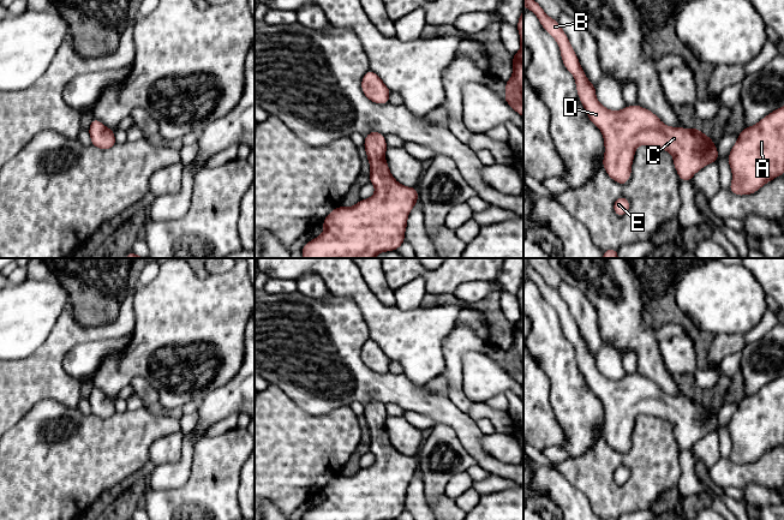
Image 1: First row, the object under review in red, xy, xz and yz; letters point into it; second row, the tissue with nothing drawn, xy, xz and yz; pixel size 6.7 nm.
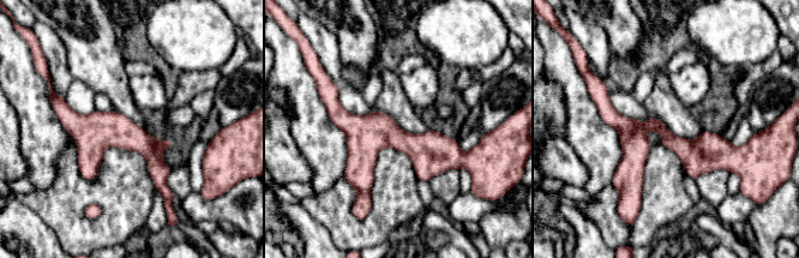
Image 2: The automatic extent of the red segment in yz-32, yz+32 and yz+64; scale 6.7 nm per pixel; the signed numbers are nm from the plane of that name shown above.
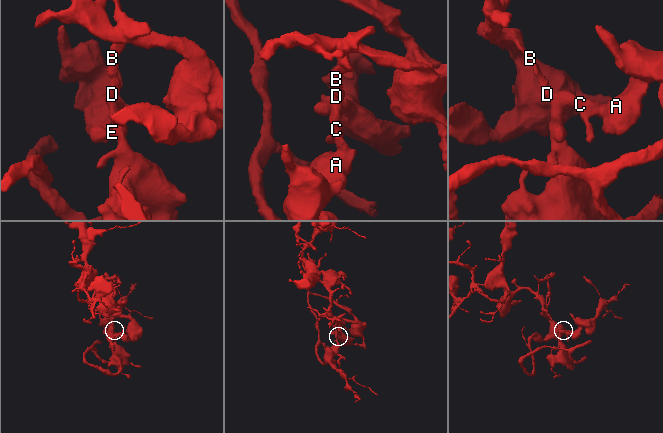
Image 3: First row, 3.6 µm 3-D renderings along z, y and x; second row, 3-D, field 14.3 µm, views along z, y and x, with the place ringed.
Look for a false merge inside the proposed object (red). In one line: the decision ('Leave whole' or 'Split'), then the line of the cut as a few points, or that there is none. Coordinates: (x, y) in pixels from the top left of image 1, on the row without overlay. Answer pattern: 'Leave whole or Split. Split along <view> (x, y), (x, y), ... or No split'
Leave whole. No split

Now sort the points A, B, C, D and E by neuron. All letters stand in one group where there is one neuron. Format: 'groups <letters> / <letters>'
groups A B C D E

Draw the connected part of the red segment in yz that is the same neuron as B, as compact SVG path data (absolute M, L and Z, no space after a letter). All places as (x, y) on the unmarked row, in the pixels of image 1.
M527 262L523 263L523 275L537 285L545 300L556 309L563 334L575 347L585 381L603 402L603 436L612 449L620 454L627 453L636 417L642 413L669 420L683 450L690 452L701 437L718 430L717 414L698 396L668 395L654 382L639 373L627 375L621 379L610 379L600 373L596 365L596 354L587 348L558 289L550 287Z

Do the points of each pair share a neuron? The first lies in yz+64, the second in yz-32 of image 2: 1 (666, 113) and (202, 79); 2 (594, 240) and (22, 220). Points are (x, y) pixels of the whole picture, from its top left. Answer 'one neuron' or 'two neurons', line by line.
1: two neurons
2: one neuron

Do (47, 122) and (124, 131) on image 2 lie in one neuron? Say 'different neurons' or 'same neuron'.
different neurons

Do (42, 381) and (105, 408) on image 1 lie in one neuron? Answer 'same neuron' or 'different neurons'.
different neurons

